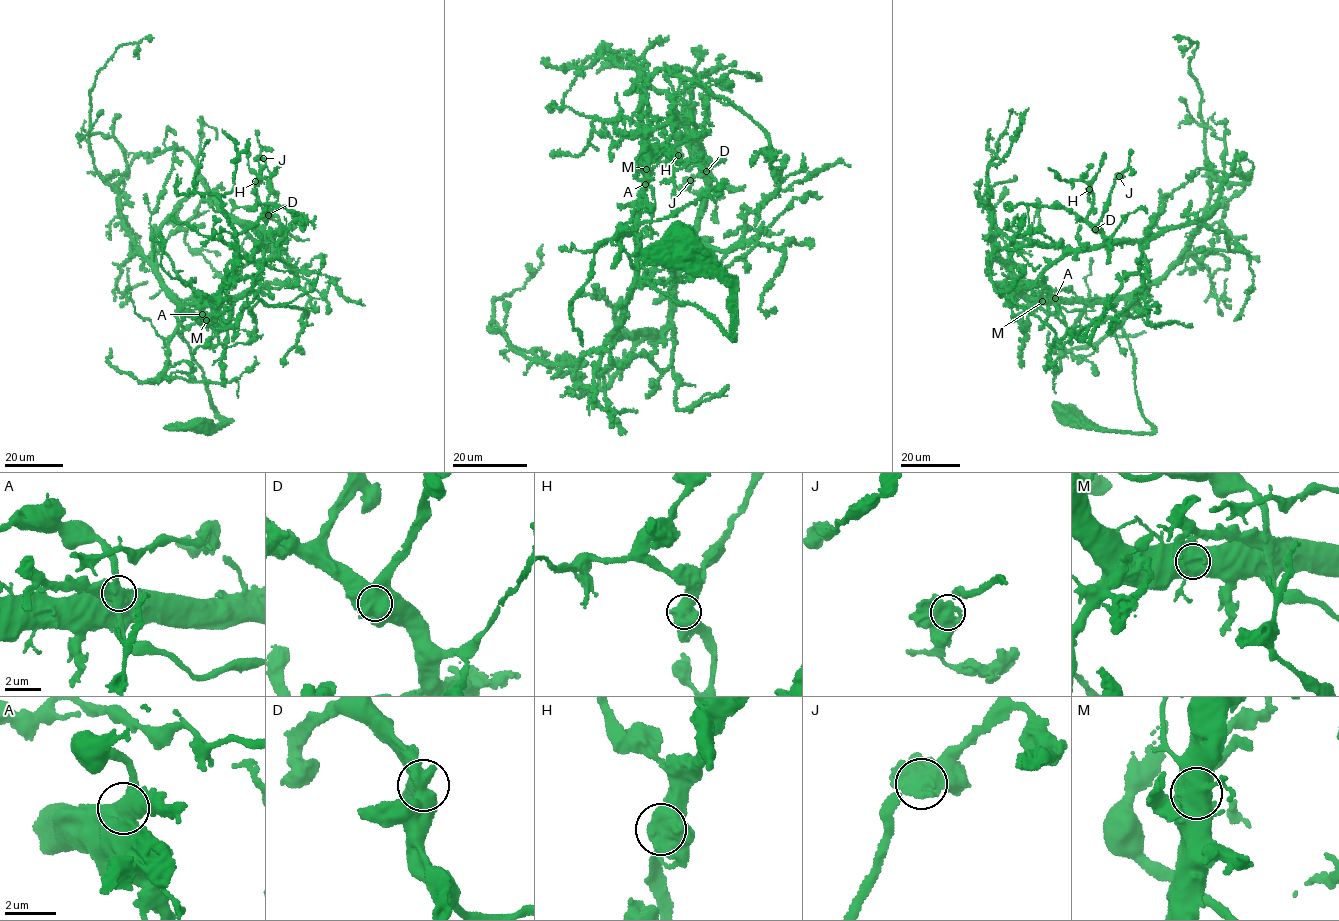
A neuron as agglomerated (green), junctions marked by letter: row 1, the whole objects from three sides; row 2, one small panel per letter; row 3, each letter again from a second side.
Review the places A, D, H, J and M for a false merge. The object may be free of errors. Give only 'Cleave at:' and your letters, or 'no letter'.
Cleave at: A

